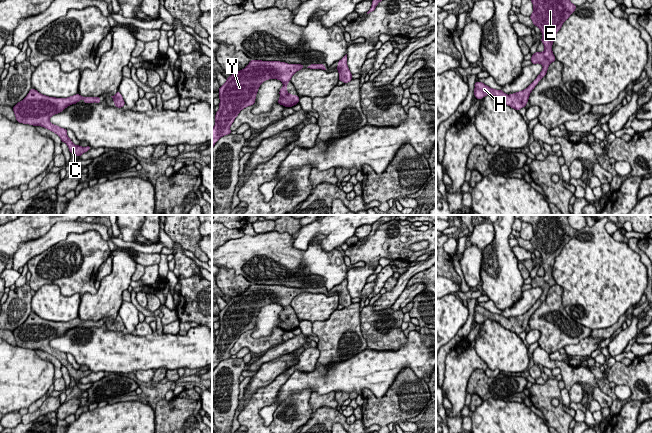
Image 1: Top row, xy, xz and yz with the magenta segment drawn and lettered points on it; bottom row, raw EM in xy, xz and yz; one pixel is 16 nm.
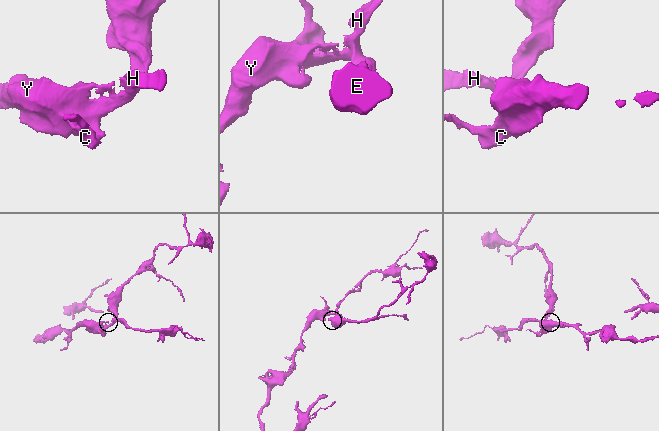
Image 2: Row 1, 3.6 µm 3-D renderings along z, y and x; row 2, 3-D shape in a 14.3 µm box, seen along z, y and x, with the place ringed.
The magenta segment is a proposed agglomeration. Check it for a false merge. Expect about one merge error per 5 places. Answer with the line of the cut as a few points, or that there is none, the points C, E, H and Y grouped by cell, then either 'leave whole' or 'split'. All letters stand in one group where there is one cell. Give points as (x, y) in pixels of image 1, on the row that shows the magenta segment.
no cut; C E H Y; leave whole

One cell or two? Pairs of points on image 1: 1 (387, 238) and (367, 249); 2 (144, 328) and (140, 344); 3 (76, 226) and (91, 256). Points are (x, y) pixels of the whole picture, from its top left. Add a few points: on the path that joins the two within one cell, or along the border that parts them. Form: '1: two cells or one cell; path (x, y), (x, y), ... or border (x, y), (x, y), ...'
1: one cell; path (382, 243), (372, 249)
2: two cells; border (153, 333), (145, 335), (135, 334)
3: two cells; border (102, 236), (86, 230), (57, 242)

